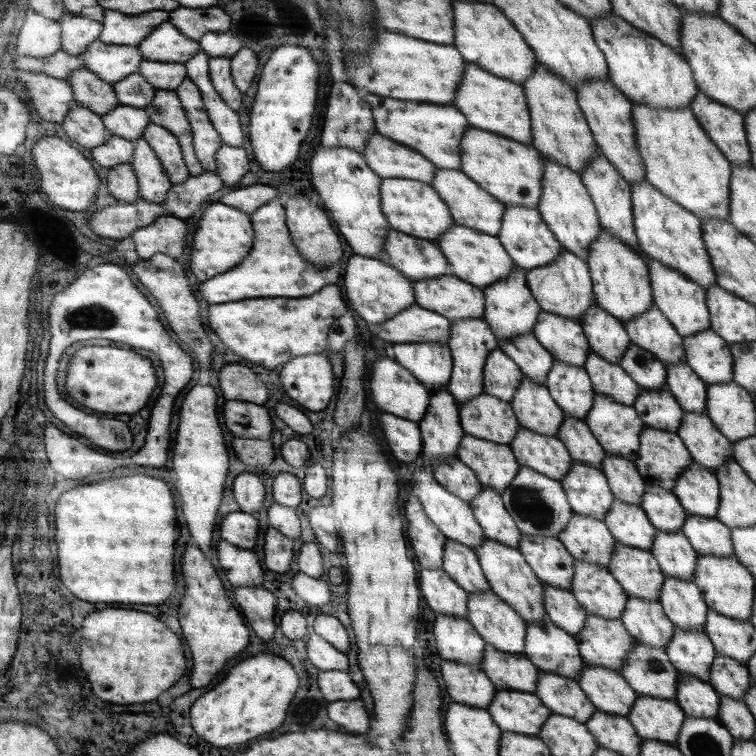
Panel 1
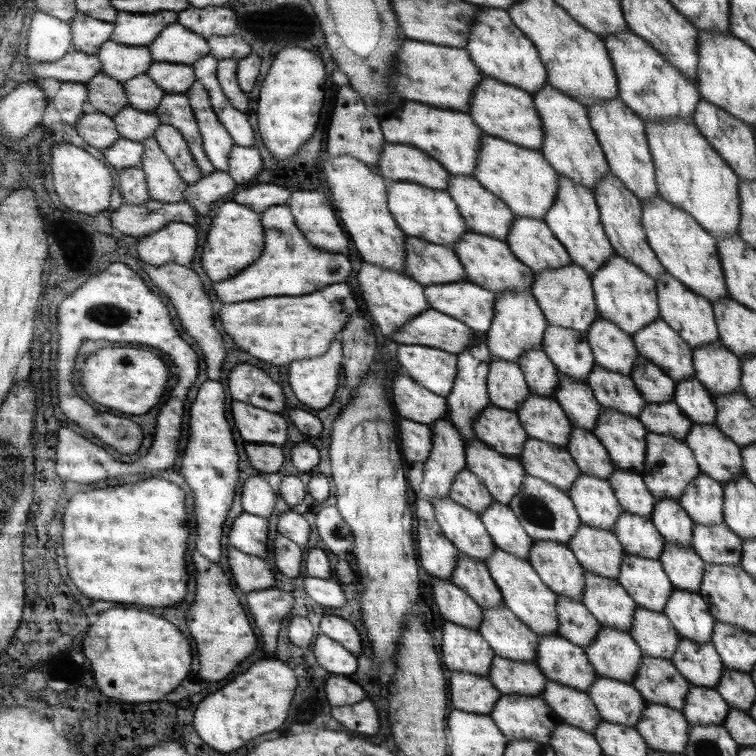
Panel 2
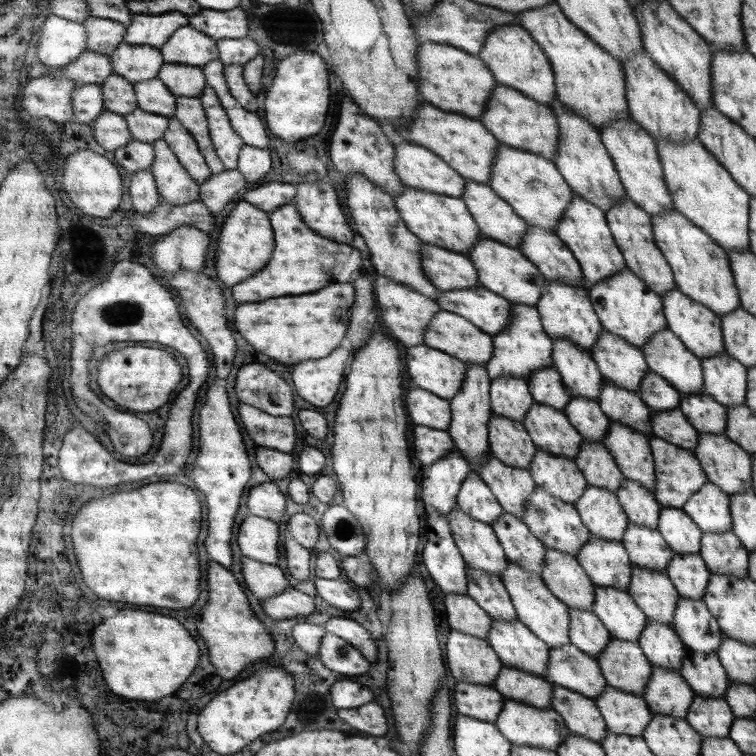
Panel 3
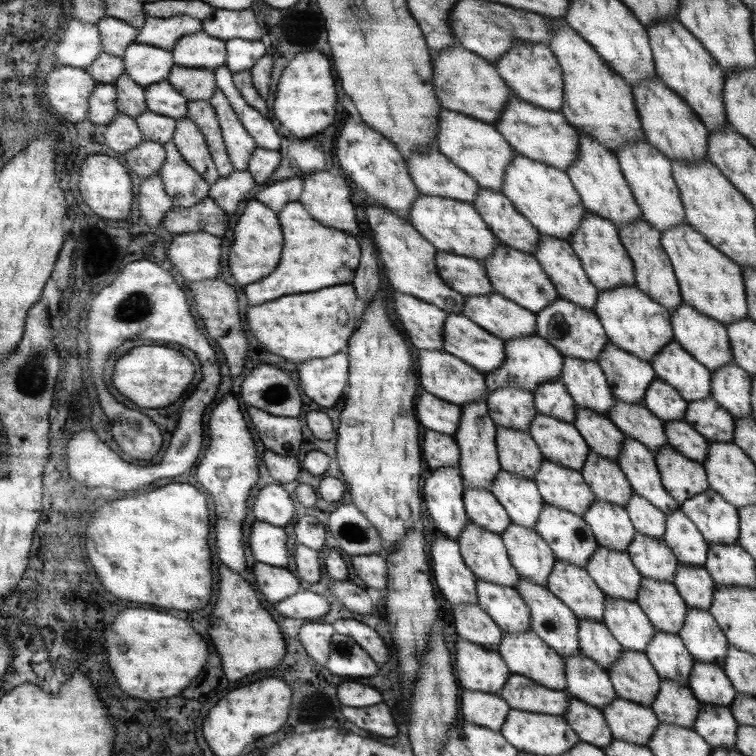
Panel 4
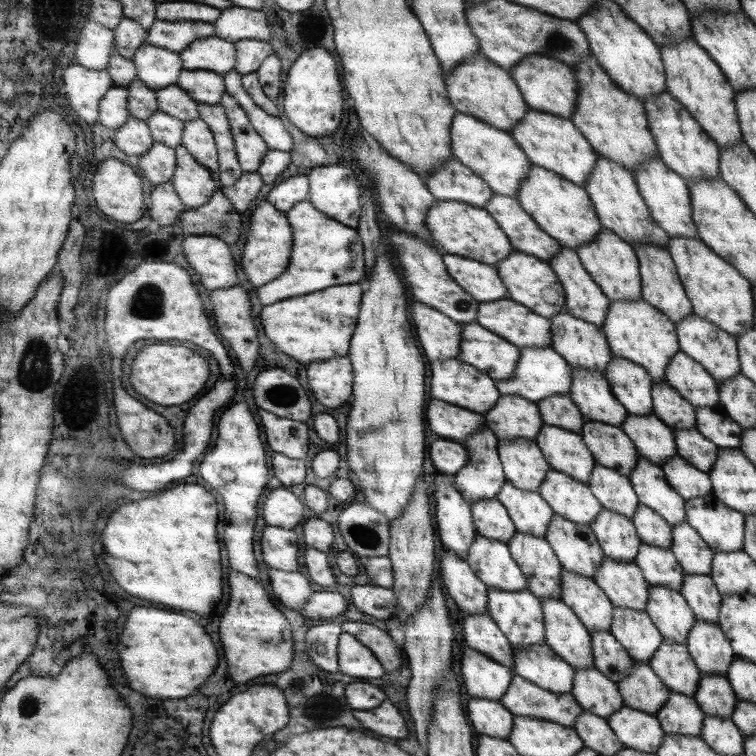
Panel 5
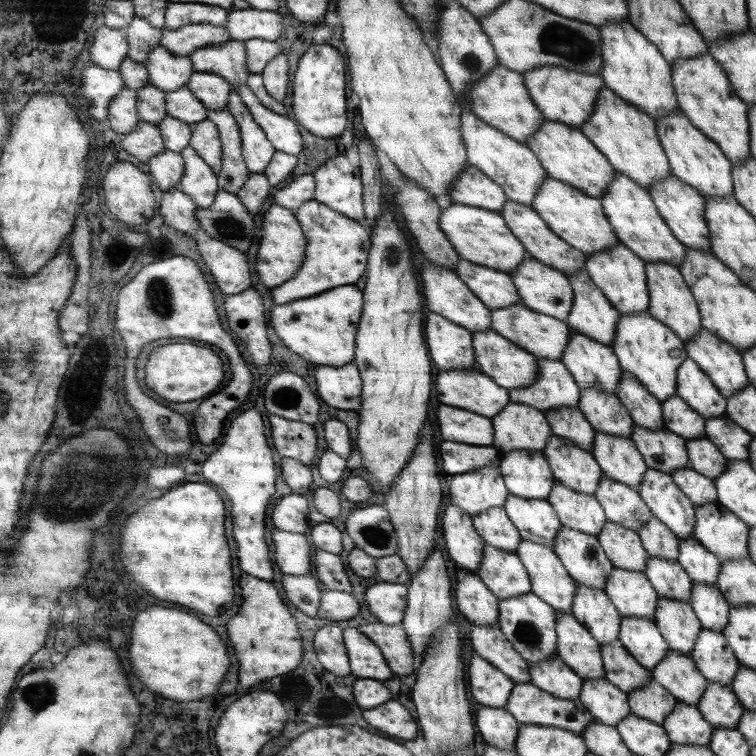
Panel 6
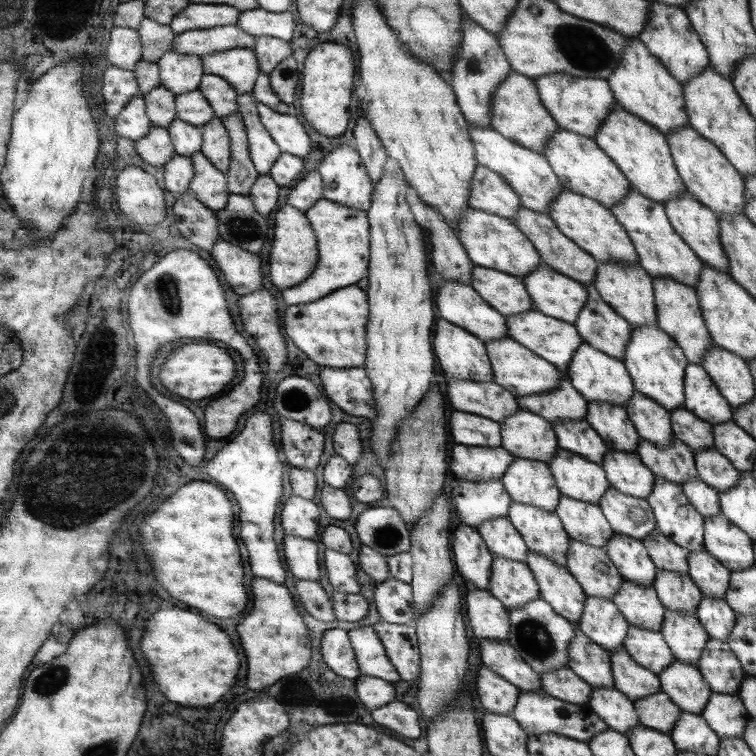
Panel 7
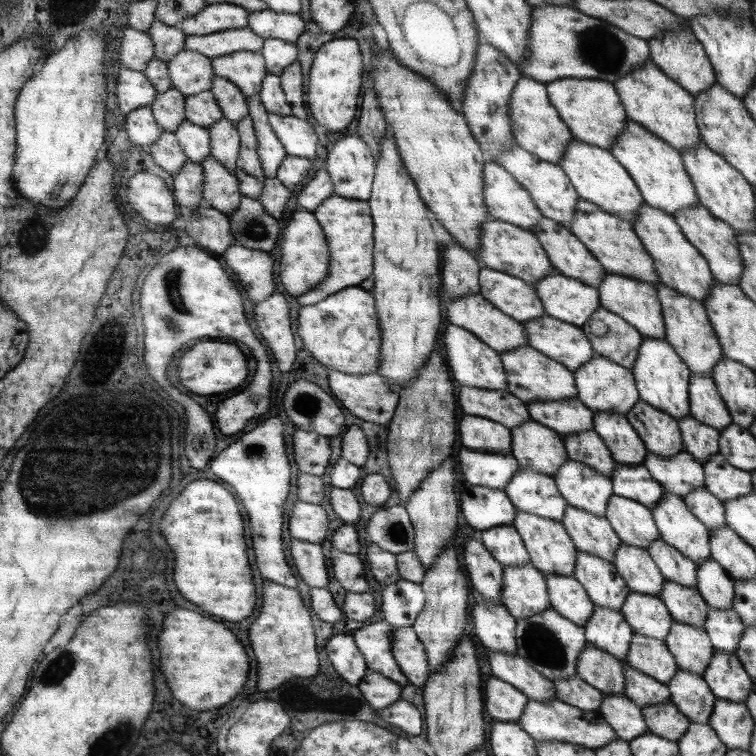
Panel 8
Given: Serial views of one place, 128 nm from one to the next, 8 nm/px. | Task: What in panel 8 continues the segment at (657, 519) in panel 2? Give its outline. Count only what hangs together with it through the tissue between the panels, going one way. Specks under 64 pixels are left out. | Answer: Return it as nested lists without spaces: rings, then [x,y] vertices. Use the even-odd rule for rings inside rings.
[[[712,558],[698,564],[697,589],[710,608],[732,609],[735,604],[735,580]]]

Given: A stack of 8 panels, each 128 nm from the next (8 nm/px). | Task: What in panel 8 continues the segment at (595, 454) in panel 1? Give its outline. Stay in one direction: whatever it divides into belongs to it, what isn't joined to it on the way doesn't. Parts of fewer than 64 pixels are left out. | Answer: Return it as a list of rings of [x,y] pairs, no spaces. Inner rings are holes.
[[[612,496],[606,516],[622,542],[647,549],[660,538],[654,511],[636,499]]]

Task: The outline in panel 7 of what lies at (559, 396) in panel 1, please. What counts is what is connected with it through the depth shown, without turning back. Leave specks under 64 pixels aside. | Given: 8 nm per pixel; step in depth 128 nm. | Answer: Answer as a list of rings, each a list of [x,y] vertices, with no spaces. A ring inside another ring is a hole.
[[[608,447],[601,467],[607,472],[607,478],[614,489],[636,498],[647,499],[655,488],[655,476],[650,468],[639,458],[637,452],[621,452],[617,448]]]

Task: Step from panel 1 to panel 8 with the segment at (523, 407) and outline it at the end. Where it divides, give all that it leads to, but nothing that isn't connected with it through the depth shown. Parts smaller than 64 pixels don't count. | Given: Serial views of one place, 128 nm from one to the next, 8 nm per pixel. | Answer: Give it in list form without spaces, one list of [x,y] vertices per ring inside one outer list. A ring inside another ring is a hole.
[[[569,458],[554,479],[568,505],[580,507],[600,517],[606,516],[608,501],[615,496],[614,483],[610,477]]]

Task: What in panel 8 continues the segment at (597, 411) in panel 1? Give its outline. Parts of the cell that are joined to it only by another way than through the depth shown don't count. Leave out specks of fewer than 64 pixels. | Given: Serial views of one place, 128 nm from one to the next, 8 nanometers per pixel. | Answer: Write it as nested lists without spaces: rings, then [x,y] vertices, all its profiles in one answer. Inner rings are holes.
[[[664,492],[654,507],[660,539],[699,564],[711,558],[711,531],[688,509],[684,498]]]

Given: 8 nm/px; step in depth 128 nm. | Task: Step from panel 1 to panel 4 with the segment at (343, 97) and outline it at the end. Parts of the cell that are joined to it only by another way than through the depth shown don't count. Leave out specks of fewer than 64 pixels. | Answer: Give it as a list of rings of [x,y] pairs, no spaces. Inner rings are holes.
[[[348,117],[336,140],[334,154],[338,158],[340,170],[348,174],[352,182],[356,182],[357,187],[365,192],[372,203],[382,205],[392,213],[410,221],[410,209],[416,197],[420,197],[420,190],[412,182],[408,164],[390,139],[367,126],[364,121],[359,122],[353,117]]]

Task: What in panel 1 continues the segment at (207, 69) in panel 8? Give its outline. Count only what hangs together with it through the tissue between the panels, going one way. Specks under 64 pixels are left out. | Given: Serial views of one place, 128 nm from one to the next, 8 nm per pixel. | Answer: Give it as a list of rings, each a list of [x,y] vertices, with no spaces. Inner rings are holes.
[[[94,41],[81,55],[86,69],[94,71],[104,82],[115,83],[138,73],[144,60],[137,46],[118,46]]]

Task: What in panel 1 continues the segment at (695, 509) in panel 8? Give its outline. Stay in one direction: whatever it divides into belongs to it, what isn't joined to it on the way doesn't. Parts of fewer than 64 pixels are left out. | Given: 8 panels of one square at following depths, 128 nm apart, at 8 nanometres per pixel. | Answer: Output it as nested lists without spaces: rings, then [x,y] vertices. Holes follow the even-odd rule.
[[[645,426],[643,432],[640,433],[640,447],[635,466],[646,479],[647,487],[659,486],[673,491],[676,486],[676,479],[682,476],[684,469],[692,463],[691,454],[677,433],[648,426]]]

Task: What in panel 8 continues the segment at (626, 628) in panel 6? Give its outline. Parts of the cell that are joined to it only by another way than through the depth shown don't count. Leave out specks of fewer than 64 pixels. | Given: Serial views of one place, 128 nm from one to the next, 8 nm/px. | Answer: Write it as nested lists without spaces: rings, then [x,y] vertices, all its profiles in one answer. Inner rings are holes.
[[[635,633],[631,642],[626,661],[634,669],[644,671],[646,675],[664,684],[670,683],[679,669],[675,655],[671,653],[666,642],[638,633]]]

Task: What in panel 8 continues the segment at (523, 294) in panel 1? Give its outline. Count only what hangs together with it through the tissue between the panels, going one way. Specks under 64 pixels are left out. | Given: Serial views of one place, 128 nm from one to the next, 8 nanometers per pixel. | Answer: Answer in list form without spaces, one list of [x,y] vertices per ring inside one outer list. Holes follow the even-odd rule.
[[[577,397],[559,401],[527,403],[534,421],[562,436],[594,428],[595,413]]]

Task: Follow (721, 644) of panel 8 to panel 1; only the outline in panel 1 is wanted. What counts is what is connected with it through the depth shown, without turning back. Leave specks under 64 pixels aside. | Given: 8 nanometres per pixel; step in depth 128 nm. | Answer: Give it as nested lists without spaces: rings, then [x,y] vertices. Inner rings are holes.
[[[659,531],[650,550],[659,561],[666,577],[694,581],[698,552],[690,539],[680,531]]]

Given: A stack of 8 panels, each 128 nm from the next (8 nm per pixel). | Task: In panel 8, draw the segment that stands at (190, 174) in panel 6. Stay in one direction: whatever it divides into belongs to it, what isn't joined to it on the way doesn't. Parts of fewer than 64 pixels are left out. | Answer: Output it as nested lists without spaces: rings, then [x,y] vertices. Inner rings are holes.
[[[211,154],[200,165],[204,168],[204,198],[214,210],[225,215],[234,213],[244,197],[239,179]]]

